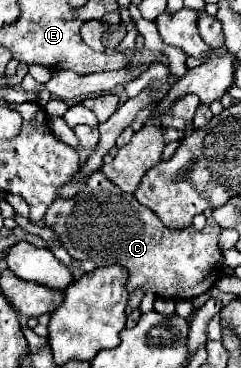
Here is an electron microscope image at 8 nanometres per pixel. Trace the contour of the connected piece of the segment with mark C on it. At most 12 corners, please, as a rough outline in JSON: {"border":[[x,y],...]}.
{"border":[[101,170],[45,226],[129,292],[191,300],[225,276],[221,226],[171,230]]}

